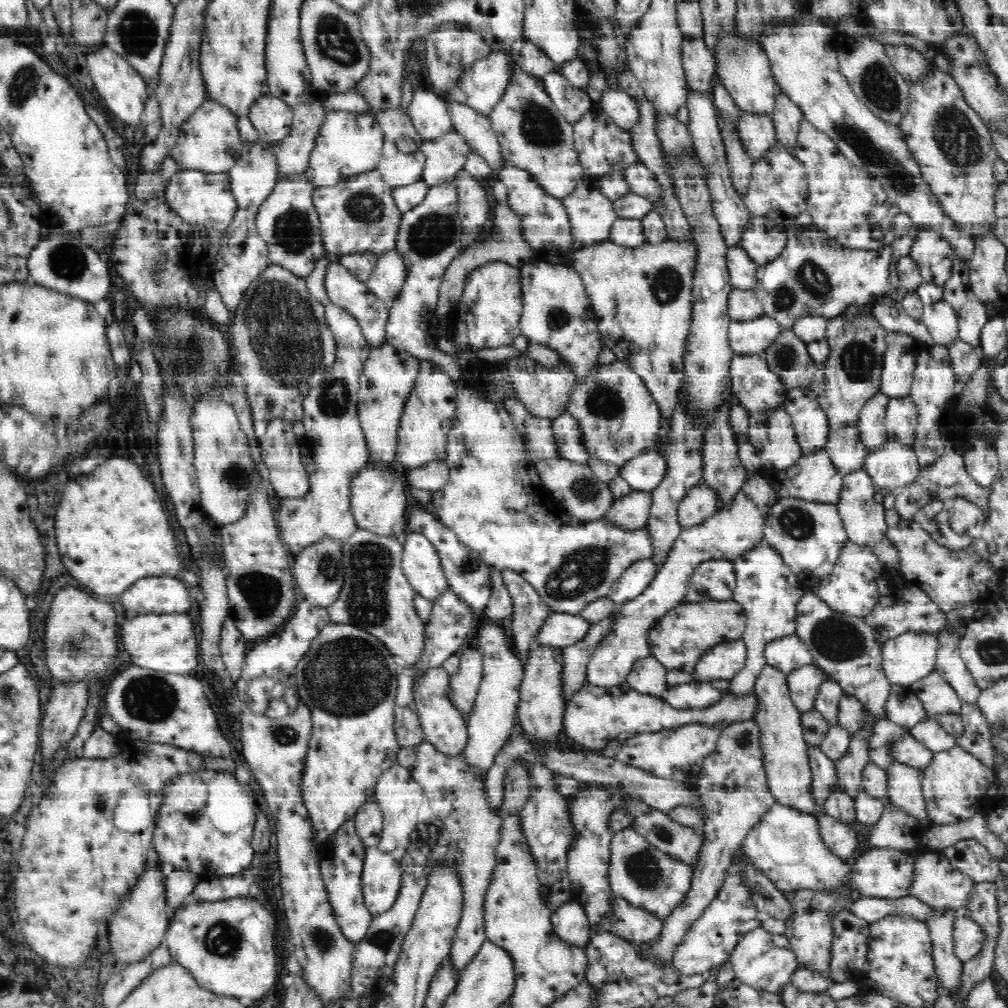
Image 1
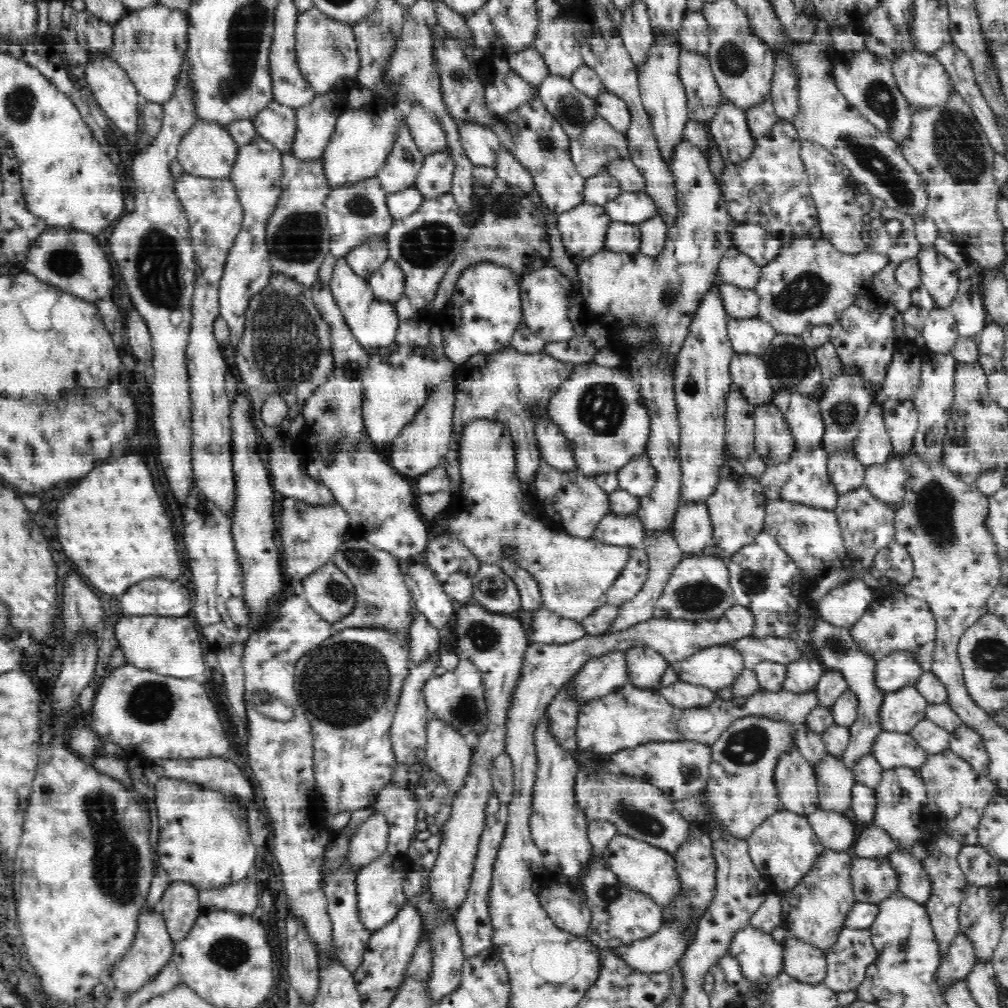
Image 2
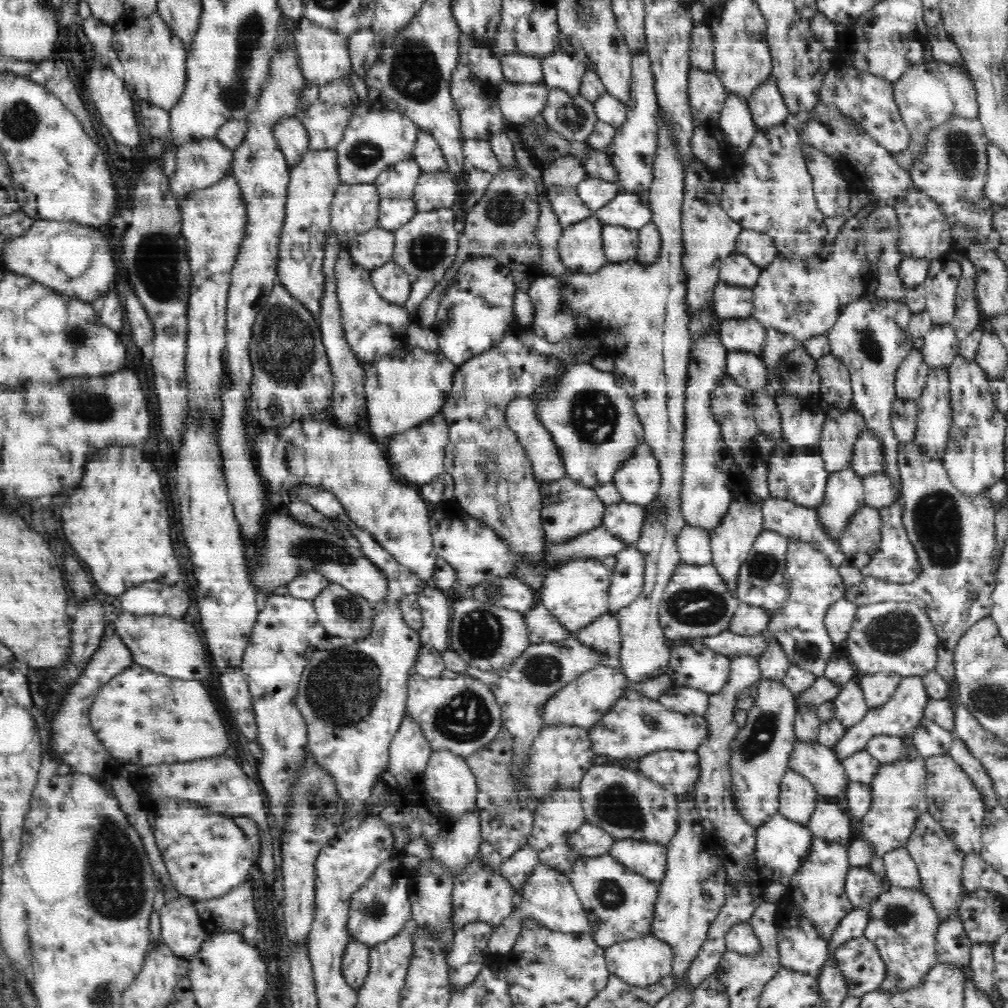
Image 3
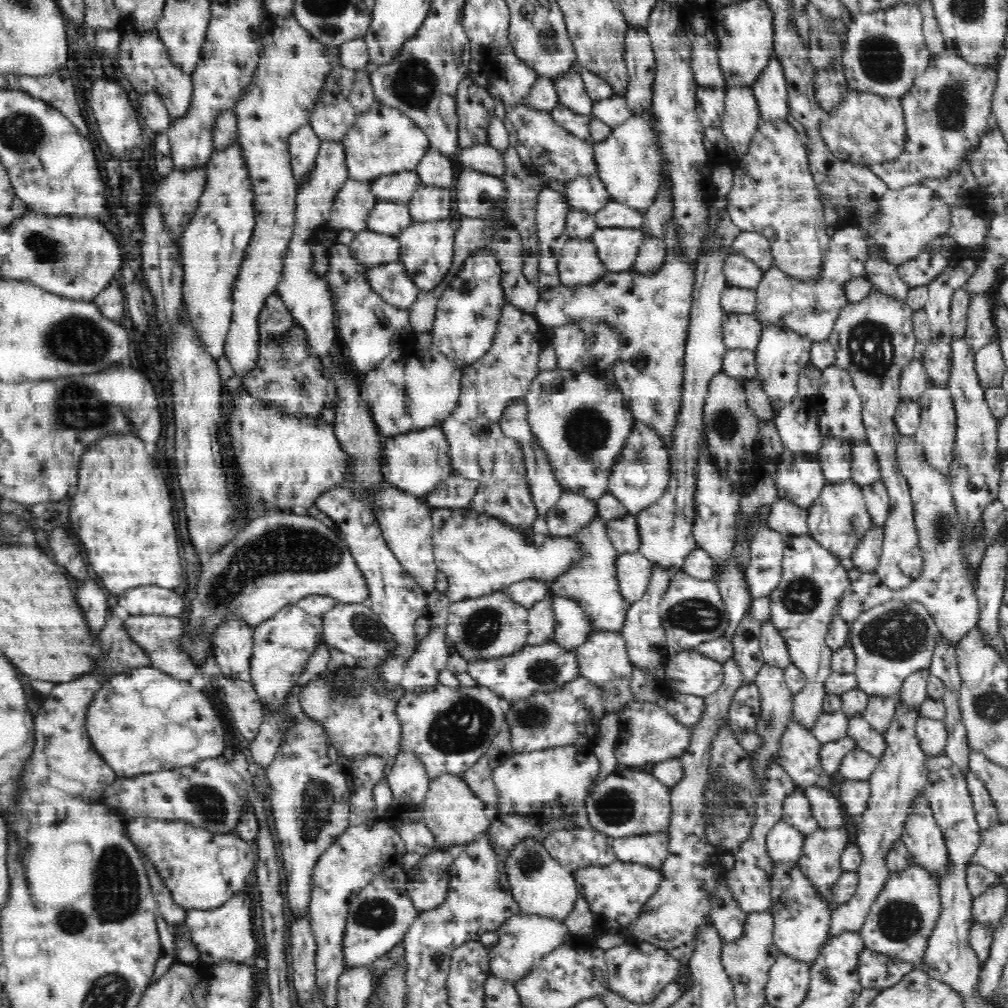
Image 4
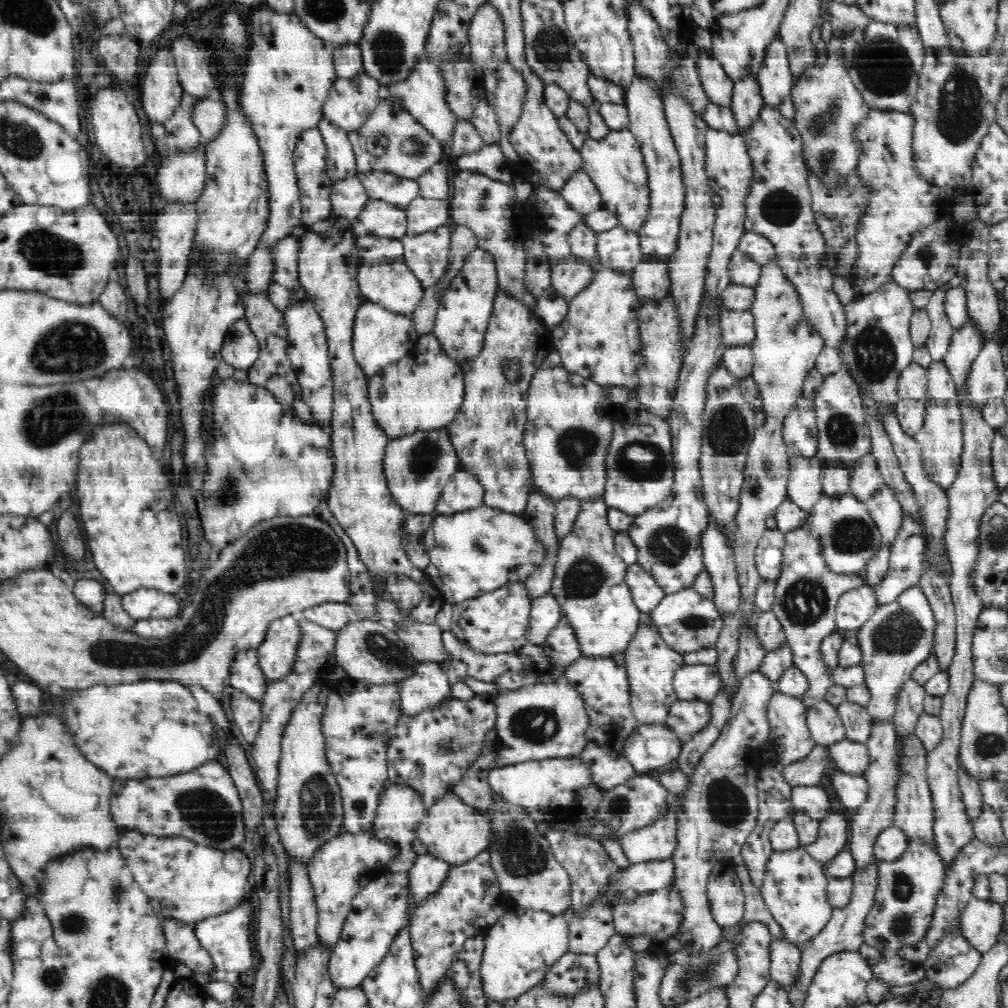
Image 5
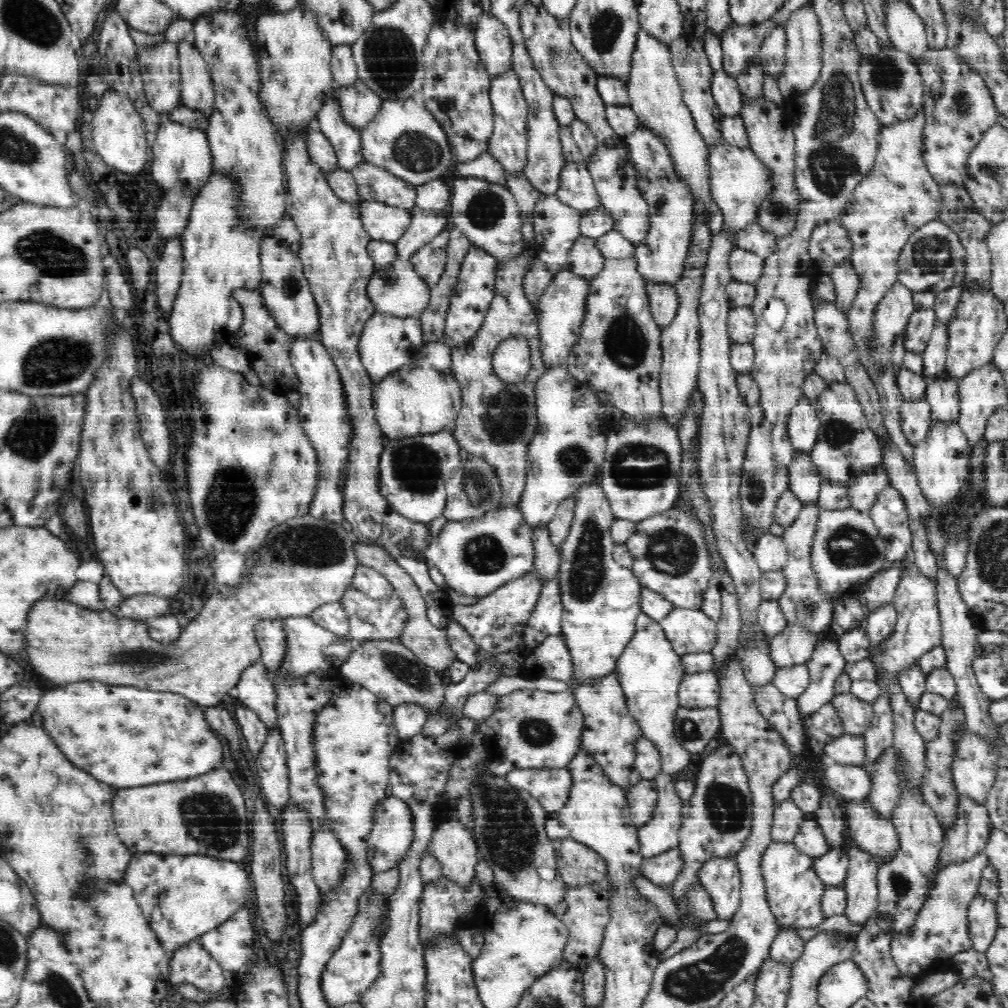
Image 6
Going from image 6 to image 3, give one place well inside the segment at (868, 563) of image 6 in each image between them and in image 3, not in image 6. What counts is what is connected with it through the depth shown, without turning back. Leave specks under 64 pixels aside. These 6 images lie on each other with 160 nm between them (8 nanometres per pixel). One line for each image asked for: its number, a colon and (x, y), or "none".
3: (844, 496)
4: (838, 518)
5: (849, 538)

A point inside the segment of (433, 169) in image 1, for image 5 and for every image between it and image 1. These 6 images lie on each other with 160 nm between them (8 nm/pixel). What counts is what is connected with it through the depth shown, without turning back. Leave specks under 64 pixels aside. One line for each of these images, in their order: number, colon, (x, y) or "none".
2: (435, 177)
3: (437, 190)
4: (428, 204)
5: (423, 215)

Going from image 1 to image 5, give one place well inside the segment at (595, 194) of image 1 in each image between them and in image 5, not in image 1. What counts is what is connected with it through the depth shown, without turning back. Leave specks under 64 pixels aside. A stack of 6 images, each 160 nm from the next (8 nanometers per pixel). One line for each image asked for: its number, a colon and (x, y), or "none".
2: (584, 229)
3: (580, 247)
4: (579, 264)
5: (569, 277)

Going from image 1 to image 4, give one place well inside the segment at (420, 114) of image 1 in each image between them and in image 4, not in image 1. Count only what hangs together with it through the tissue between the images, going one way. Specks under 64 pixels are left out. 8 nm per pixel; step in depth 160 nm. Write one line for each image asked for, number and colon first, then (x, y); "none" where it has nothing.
2: (429, 137)
3: (427, 153)
4: (435, 170)

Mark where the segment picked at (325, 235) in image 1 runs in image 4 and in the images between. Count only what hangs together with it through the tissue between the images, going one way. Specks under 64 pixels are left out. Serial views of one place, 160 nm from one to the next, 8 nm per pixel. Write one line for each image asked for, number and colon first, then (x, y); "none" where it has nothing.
2: (357, 213)
3: (355, 208)
4: (354, 201)

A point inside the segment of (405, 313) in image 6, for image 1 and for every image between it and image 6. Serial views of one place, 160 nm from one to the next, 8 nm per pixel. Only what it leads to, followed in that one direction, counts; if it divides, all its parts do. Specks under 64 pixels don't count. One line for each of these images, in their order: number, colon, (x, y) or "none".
1: (389, 275)
2: (388, 282)
3: (391, 282)
4: (391, 281)
5: (393, 286)

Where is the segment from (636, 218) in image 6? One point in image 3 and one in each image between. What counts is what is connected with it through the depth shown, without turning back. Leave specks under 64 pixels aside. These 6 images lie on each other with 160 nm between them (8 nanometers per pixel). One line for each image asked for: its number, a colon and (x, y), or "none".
3: (634, 144)
4: (628, 162)
5: (615, 164)

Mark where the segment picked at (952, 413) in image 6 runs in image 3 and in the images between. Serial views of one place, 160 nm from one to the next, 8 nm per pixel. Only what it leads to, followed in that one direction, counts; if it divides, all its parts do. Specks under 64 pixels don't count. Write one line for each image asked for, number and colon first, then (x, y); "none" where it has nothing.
3: (941, 345)
4: (937, 361)
5: (940, 387)

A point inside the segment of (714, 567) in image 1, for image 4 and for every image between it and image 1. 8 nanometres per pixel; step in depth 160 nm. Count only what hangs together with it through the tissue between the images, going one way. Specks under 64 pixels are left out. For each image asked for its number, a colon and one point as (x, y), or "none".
2: (698, 588)
3: (696, 603)
4: (692, 611)

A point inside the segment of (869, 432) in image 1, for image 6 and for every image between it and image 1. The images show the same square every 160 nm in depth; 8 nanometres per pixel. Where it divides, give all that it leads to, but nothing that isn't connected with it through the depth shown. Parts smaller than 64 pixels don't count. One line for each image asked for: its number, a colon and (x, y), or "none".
2: (873, 445)
3: (867, 459)
4: (865, 470)
5: (866, 479)
6: (864, 491)

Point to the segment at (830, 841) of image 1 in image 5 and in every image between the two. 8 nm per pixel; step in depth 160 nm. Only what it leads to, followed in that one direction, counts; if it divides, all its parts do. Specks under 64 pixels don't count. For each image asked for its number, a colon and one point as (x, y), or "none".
2: (835, 831)
3: (828, 821)
4: (828, 811)
5: (813, 801)

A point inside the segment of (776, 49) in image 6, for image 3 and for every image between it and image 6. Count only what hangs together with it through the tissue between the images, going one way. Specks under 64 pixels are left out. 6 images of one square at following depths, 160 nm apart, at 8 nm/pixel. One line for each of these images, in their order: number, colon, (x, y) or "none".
3: (767, 107)
4: (770, 90)
5: (775, 81)

